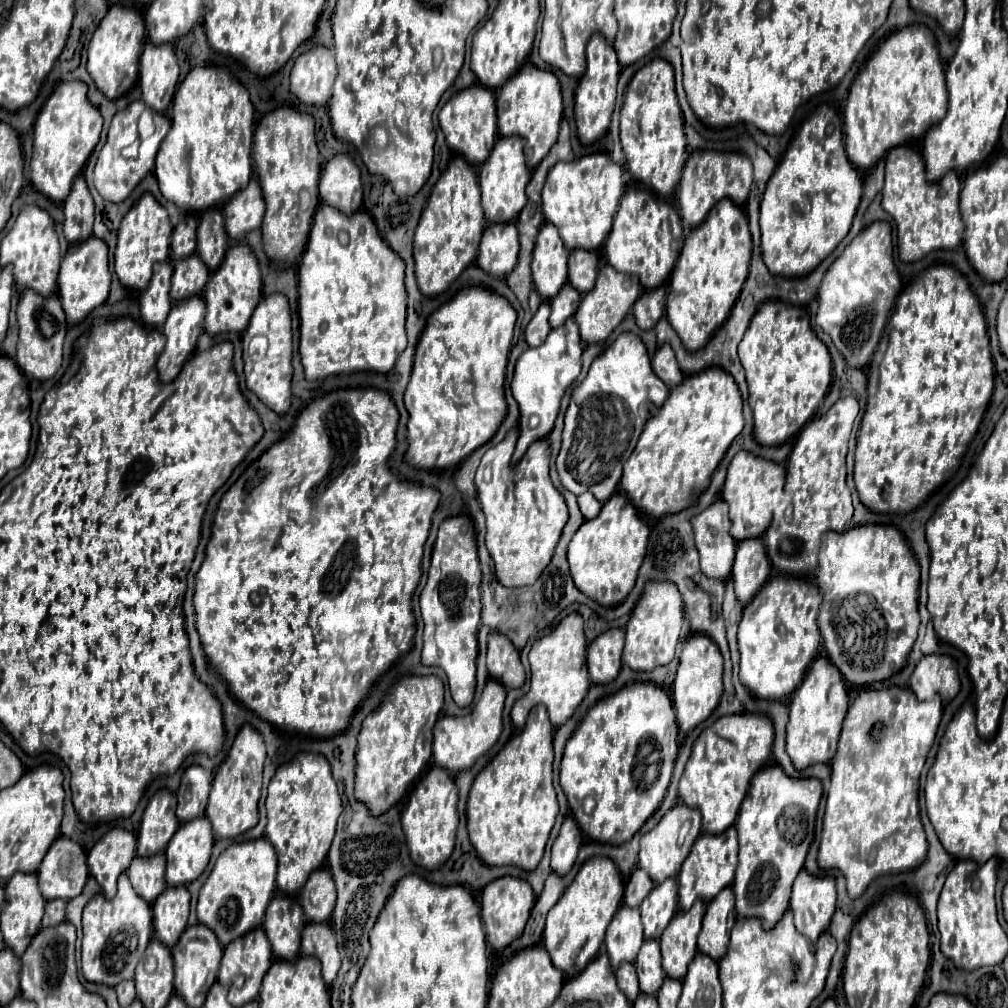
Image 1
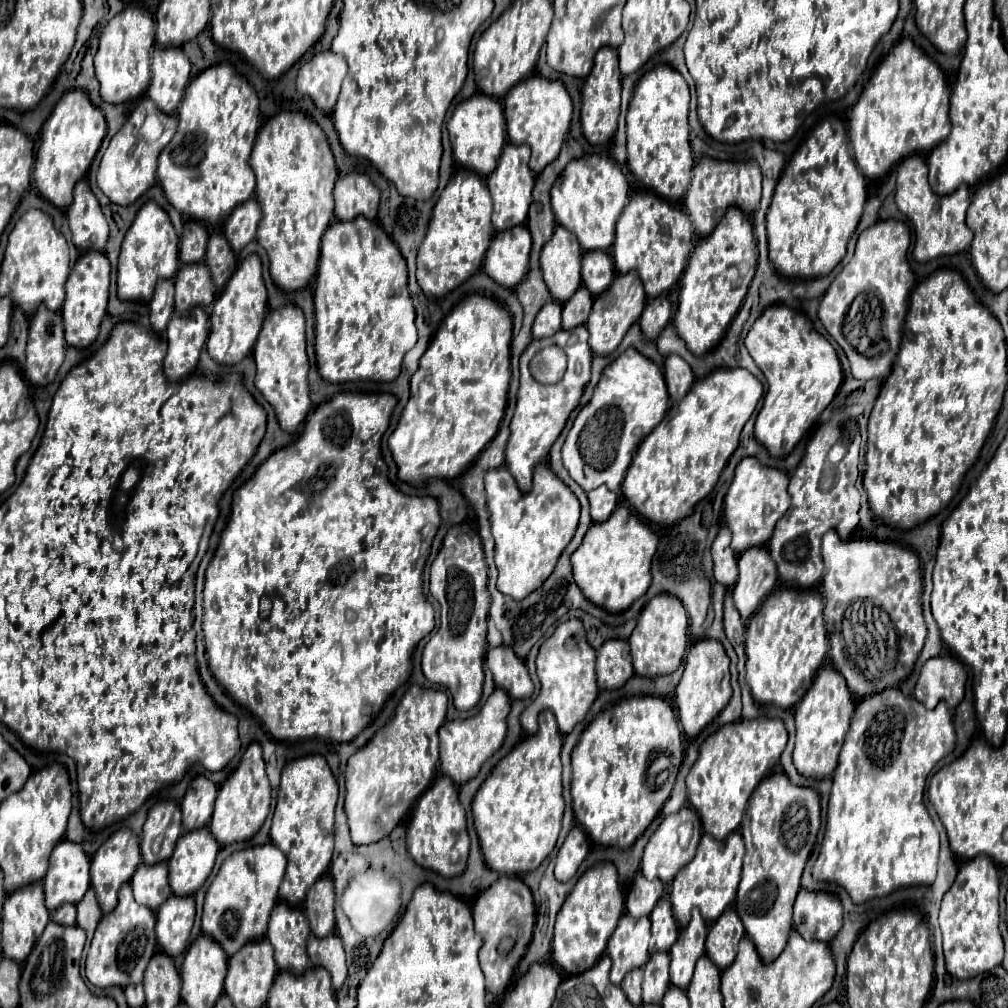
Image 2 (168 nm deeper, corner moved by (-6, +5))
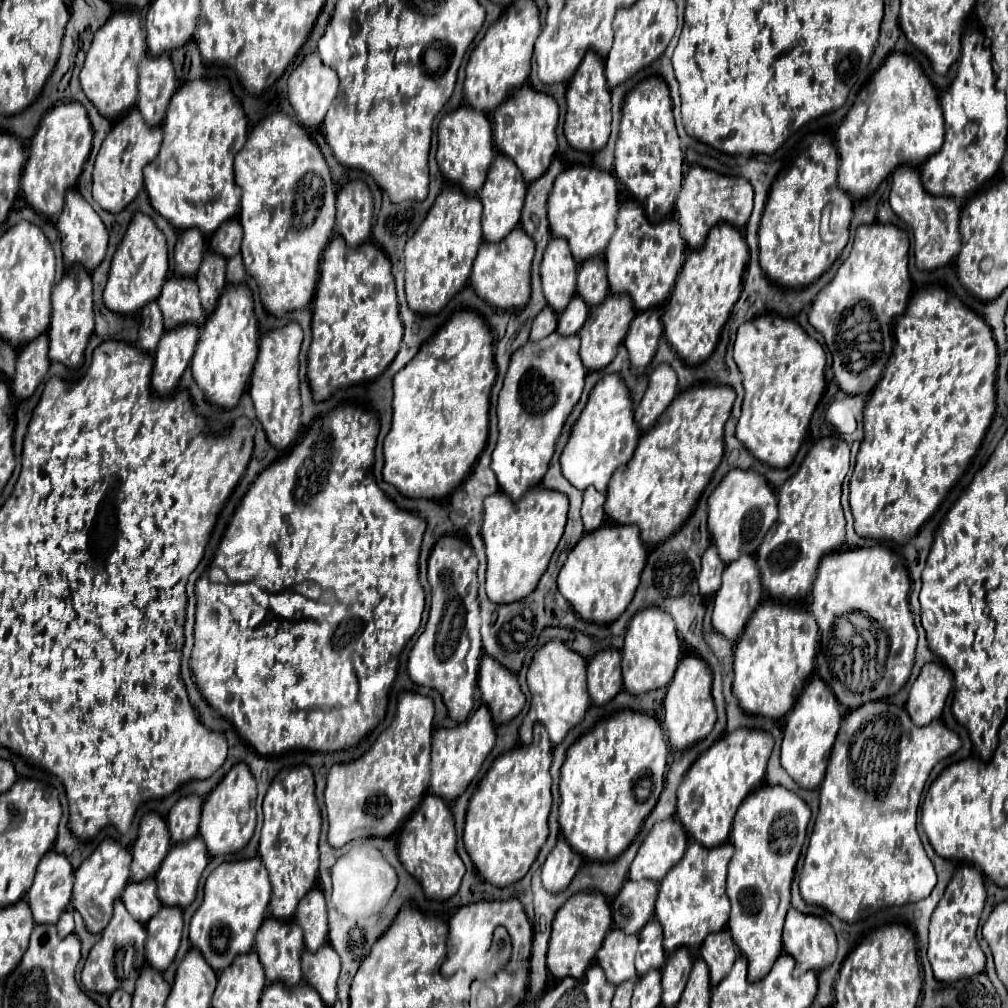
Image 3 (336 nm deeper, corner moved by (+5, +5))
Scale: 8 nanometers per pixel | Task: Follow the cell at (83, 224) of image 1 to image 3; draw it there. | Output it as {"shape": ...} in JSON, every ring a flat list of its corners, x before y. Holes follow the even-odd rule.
{"shape":[[74,188,66,192,66,204,58,218,58,230,60,230,60,238,62,238,62,252,64,252,66,268,72,268,74,264,78,264,86,272,92,272,94,268,98,268,102,264,106,248,108,248,108,230,106,230,104,222,100,220,100,216,94,212,94,208]]}

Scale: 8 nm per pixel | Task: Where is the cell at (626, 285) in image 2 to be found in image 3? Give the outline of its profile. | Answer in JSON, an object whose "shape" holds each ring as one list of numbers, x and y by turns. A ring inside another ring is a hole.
{"shape":[[610,294,608,300,604,300,604,304,596,306,596,308,590,308,590,316,588,316,584,328,578,332,578,336,582,340,580,358,582,358,588,372,602,370,614,360,614,356,618,352,618,346,624,342,626,332,628,332,630,322,632,322,634,316,636,316,636,312,634,312,632,300,628,300,628,296]]}

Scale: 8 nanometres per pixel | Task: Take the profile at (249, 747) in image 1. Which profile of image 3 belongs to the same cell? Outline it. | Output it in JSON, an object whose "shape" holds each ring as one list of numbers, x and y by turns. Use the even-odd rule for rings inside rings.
{"shape":[[236,764,220,784,208,794,202,806,200,818,200,838,204,840,210,856,234,854,242,850,254,834,256,828,256,780,246,768,246,764]]}

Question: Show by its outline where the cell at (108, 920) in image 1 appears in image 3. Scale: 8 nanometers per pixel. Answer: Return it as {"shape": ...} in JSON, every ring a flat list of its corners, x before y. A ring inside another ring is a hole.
{"shape":[[118,900,114,904,114,916,108,922,108,926,102,930,102,936,98,944,90,950,90,956,82,970,82,984,90,992,100,994,112,994,114,990,126,990,128,994,134,992,134,984,146,964,144,958,144,926,128,914,124,904]]}

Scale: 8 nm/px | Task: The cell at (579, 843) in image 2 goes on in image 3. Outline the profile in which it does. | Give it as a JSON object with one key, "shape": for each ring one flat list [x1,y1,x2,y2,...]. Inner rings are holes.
{"shape":[[558,838,554,850,548,854,542,866,542,882,548,892,562,892,572,882,576,870,582,864,582,856,568,848,564,838]]}

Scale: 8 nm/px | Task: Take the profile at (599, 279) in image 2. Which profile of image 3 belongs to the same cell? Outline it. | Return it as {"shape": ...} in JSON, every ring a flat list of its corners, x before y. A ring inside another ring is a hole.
{"shape":[[596,256,592,260,586,260,580,266,578,272,578,294,586,300,588,306,598,306,602,304,608,294,608,280,606,280,606,264,604,258]]}

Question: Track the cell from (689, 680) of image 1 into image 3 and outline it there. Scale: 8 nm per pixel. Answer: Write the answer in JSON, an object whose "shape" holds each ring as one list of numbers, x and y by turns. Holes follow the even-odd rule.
{"shape":[[684,656,668,686,664,698,664,728,674,750,686,750,704,740,716,722,716,708,712,698,712,672,698,656]]}

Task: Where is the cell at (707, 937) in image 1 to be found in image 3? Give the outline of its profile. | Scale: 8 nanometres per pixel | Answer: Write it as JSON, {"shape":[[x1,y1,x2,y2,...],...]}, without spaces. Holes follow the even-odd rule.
{"shape":[[724,930,724,932,712,934,704,940,704,944,700,948,700,956,710,968,712,986,716,986,730,972,732,964,738,958,738,950,736,950,736,944,732,942,730,932]]}

